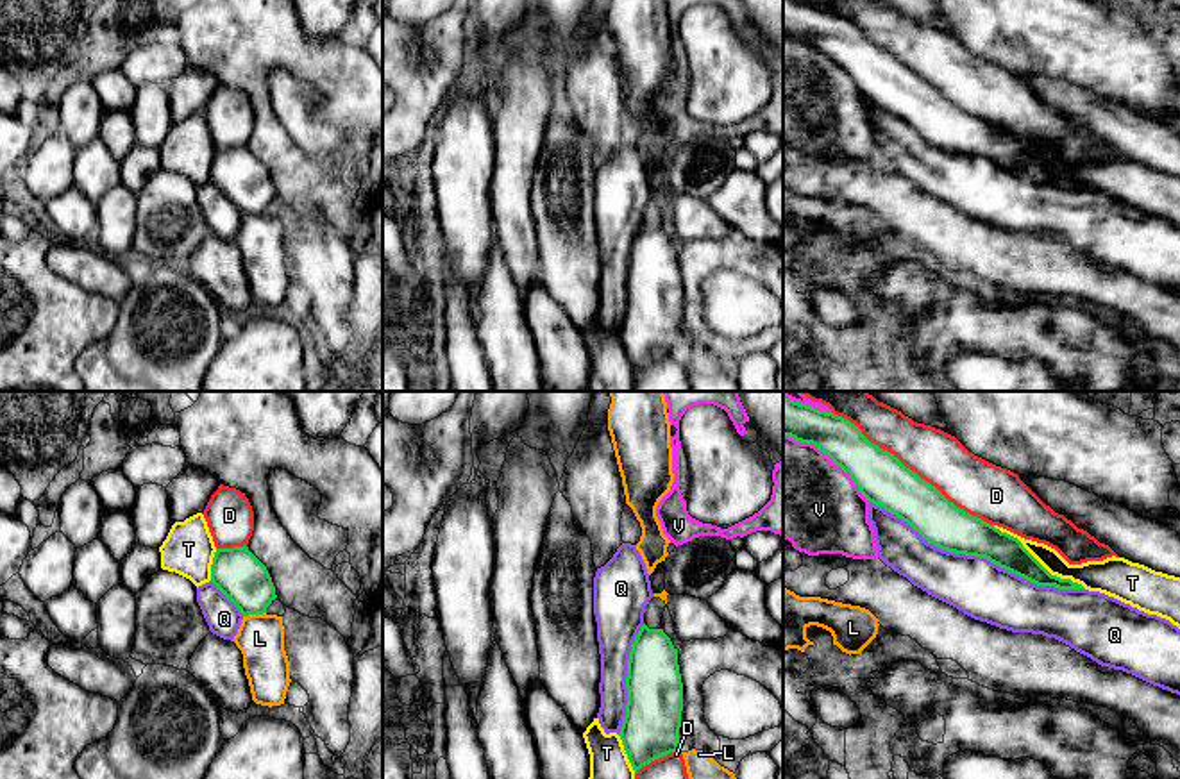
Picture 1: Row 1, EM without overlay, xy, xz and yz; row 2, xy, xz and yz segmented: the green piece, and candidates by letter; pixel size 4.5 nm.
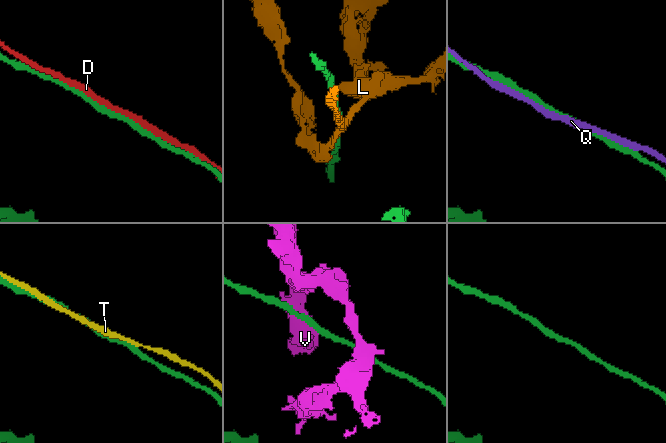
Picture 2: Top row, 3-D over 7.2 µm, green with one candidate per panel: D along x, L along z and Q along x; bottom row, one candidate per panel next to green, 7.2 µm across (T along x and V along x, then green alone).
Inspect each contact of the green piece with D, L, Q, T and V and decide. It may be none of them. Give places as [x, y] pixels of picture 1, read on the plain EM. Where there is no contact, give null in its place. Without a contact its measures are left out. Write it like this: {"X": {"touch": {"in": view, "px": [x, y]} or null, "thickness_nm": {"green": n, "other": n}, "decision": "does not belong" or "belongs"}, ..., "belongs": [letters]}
{"D": {"touch": {"in": "yz", "px": [910, 70]}, "thickness_nm": {"green": 220, "other": 240}, "decision": "does not belong"}, "L": {"touch": {"in": "xy", "px": [254, 213]}, "thickness_nm": {"green": 220, "other": 200}, "decision": "does not belong"}, "Q": {"touch": {"in": "yz", "px": [977, 156]}, "thickness_nm": {"green": 200, "other": 260}, "decision": "does not belong"}, "T": {"touch": {"in": "yz", "px": [1037, 161]}, "thickness_nm": {"green": 150, "other": 120}, "decision": "does not belong"}, "V": {"touch": {"in": "yz", "px": [830, 58]}, "thickness_nm": {"green": 220, "other": 440}, "decision": "does not belong"}, "belongs": []}

